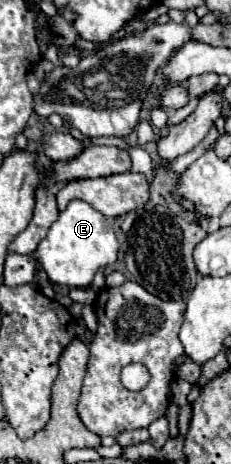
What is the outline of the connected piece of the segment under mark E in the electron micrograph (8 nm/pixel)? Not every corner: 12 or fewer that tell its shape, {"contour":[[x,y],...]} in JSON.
{"contour":[[70,200],[36,256],[60,286],[116,262],[104,214]]}

